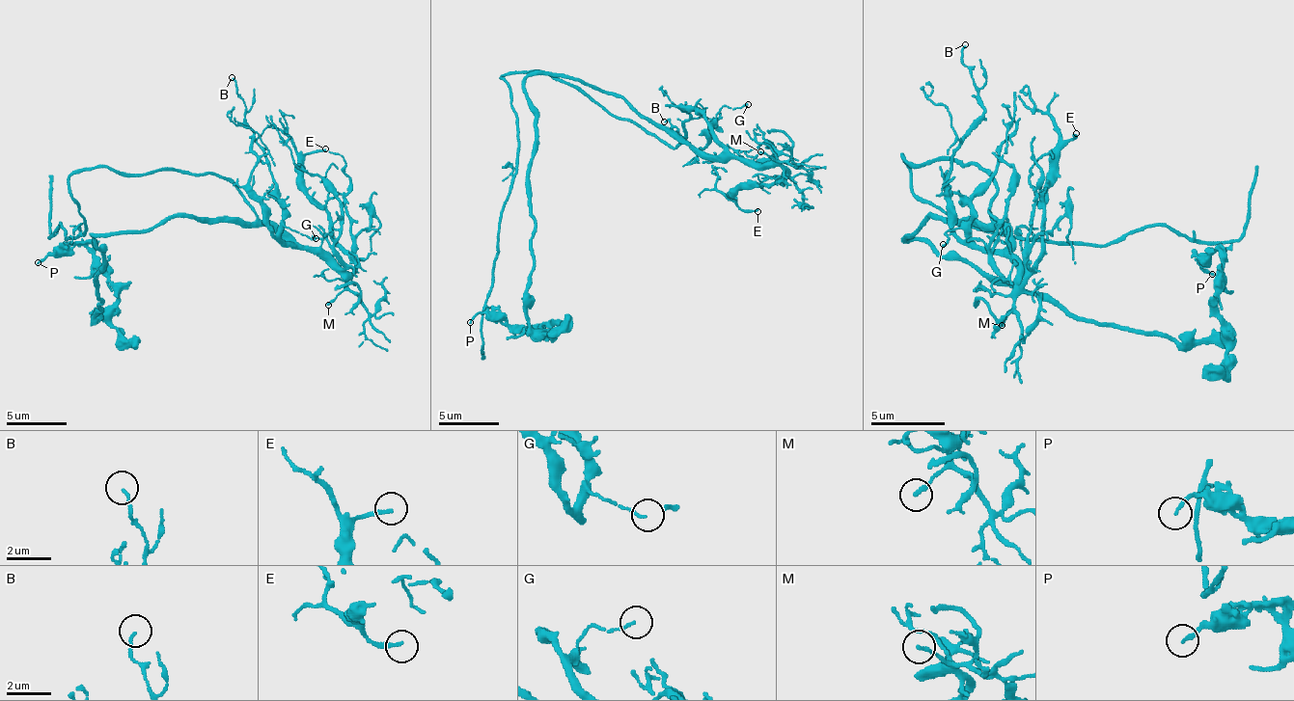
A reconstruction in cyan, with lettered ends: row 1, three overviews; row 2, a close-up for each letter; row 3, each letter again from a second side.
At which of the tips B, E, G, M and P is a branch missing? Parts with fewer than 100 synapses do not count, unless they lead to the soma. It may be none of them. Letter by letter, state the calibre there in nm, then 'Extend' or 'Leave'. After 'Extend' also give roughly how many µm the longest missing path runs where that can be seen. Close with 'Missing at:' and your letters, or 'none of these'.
B: Thickness 120 nm. Leave
E: Thickness 190 nm. Leave
G: Thickness 110 nm. Leave
M: Thickness 160 nm. Leave
P: Thickness 150 nm. Leave
Missing at: none of these

